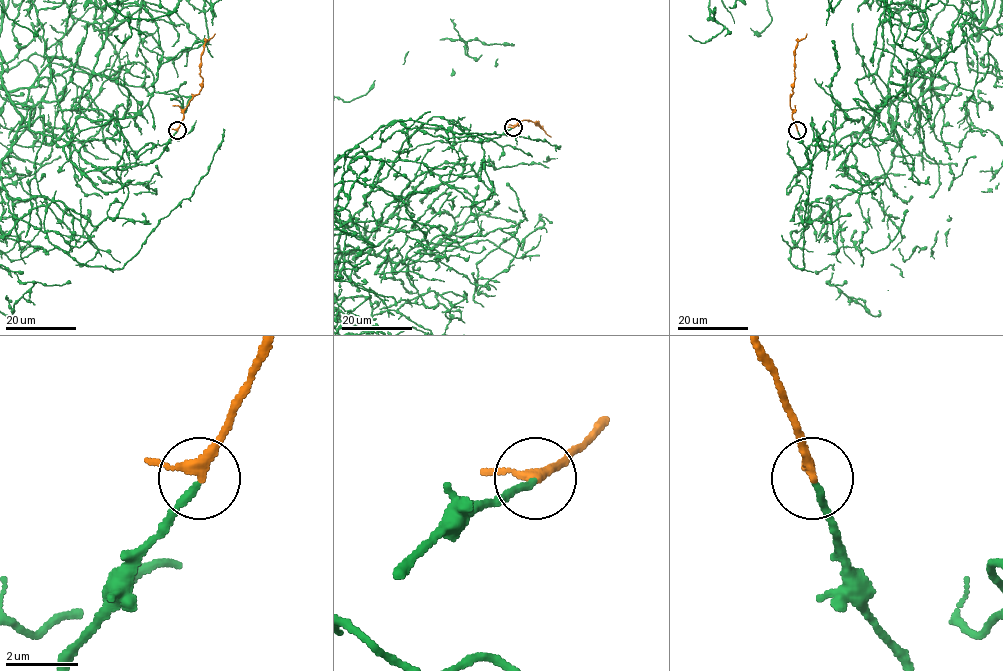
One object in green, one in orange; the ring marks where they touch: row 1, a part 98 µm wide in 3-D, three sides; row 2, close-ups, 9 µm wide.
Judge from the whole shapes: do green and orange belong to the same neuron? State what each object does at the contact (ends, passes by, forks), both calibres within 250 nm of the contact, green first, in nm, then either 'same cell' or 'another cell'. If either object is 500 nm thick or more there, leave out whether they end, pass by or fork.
green ends; orange passes by; calibres 190 and 240 nm; same cell

